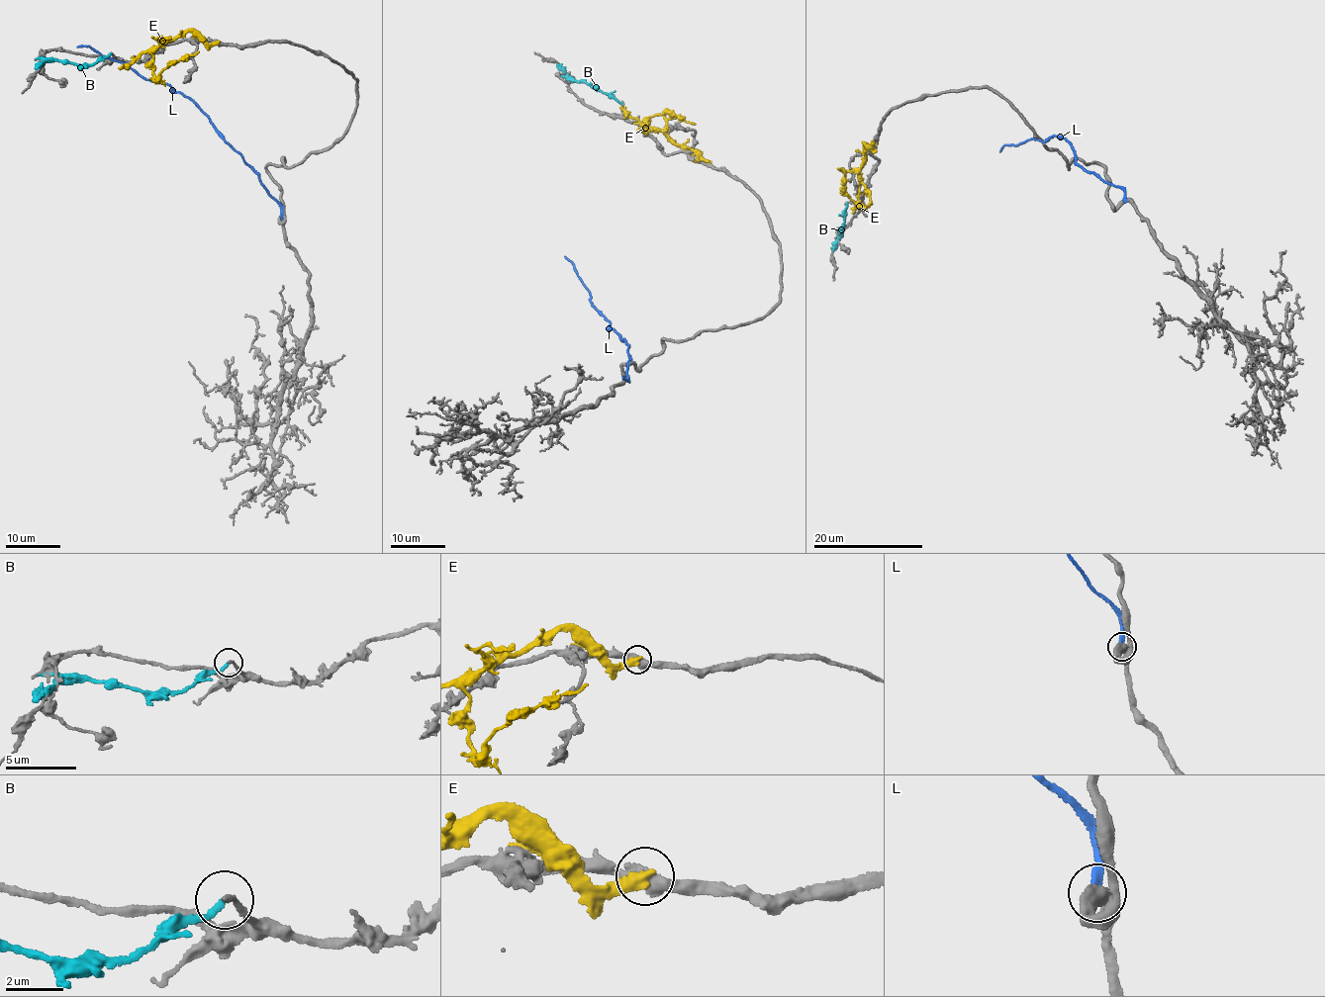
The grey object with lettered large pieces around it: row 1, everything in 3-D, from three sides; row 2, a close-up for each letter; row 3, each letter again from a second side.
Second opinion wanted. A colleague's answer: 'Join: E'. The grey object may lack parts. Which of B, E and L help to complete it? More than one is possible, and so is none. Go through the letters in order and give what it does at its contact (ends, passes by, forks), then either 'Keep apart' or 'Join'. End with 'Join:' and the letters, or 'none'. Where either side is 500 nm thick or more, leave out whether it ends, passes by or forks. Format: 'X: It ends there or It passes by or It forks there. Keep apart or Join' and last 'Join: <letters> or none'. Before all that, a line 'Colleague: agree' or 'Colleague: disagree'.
Colleague: disagree
B: It ends there. Keep apart
E: It ends there. Keep apart
L: It ends there. Keep apart
Join: none

